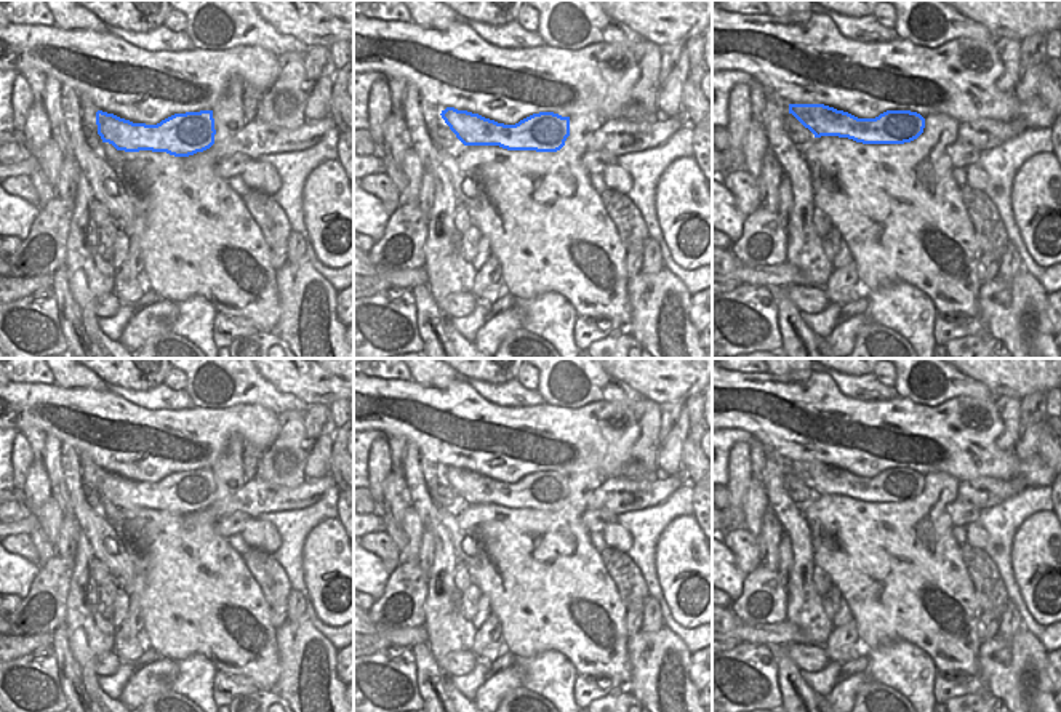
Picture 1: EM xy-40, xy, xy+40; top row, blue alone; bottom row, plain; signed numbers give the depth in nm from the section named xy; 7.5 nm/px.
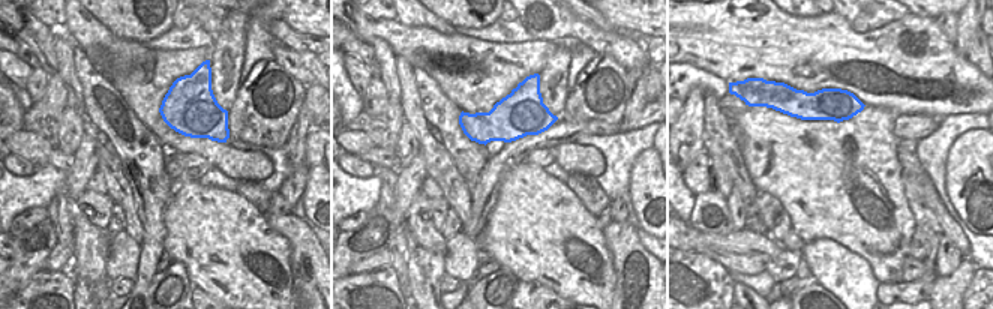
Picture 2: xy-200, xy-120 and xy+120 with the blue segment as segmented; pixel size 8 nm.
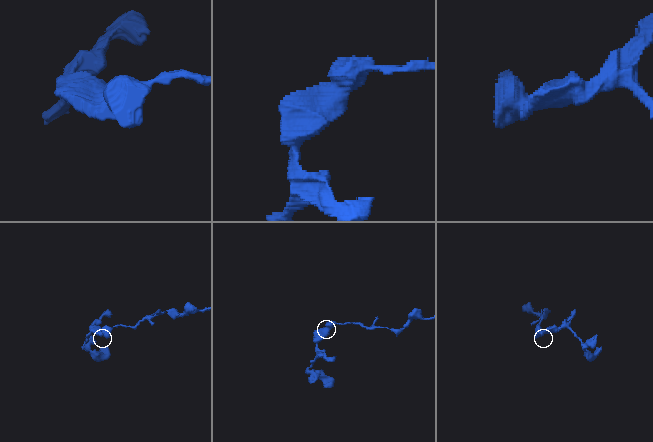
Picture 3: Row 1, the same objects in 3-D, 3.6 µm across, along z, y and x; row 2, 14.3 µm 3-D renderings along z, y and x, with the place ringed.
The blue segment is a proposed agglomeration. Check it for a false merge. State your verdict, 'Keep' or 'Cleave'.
Keep.

